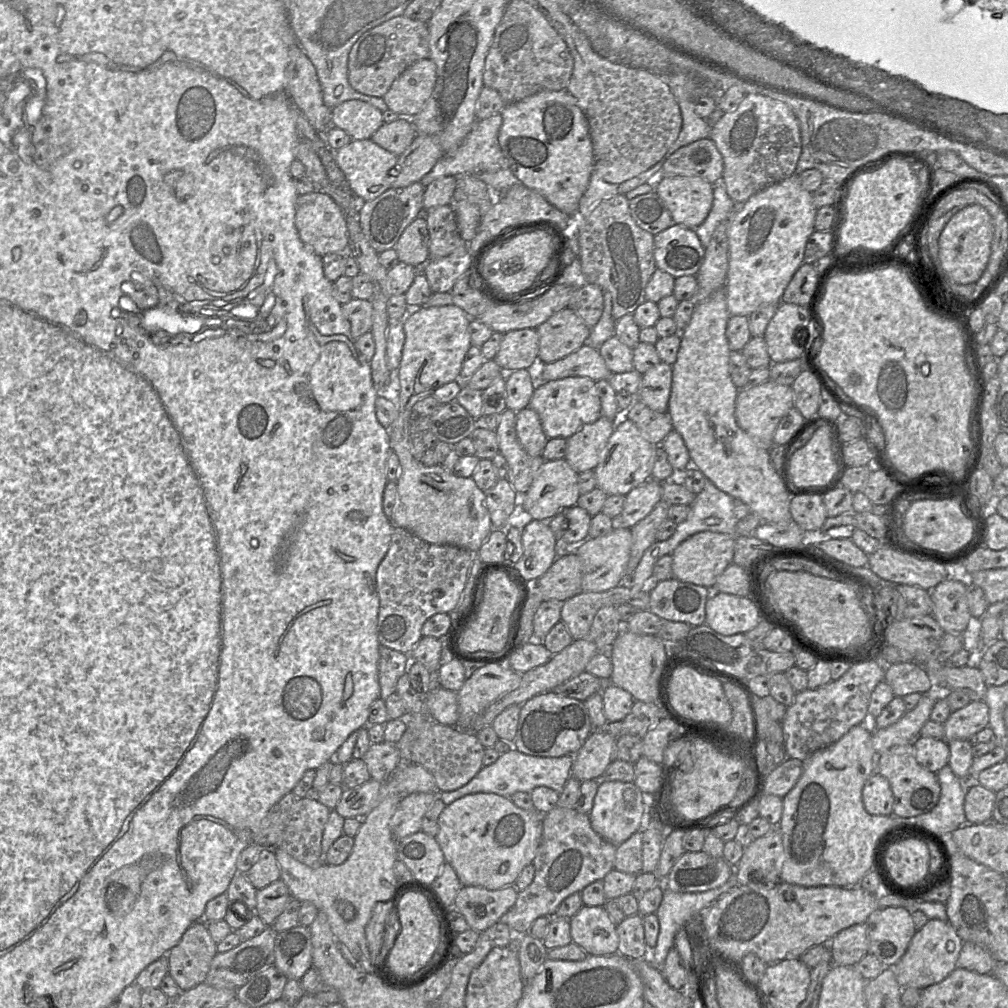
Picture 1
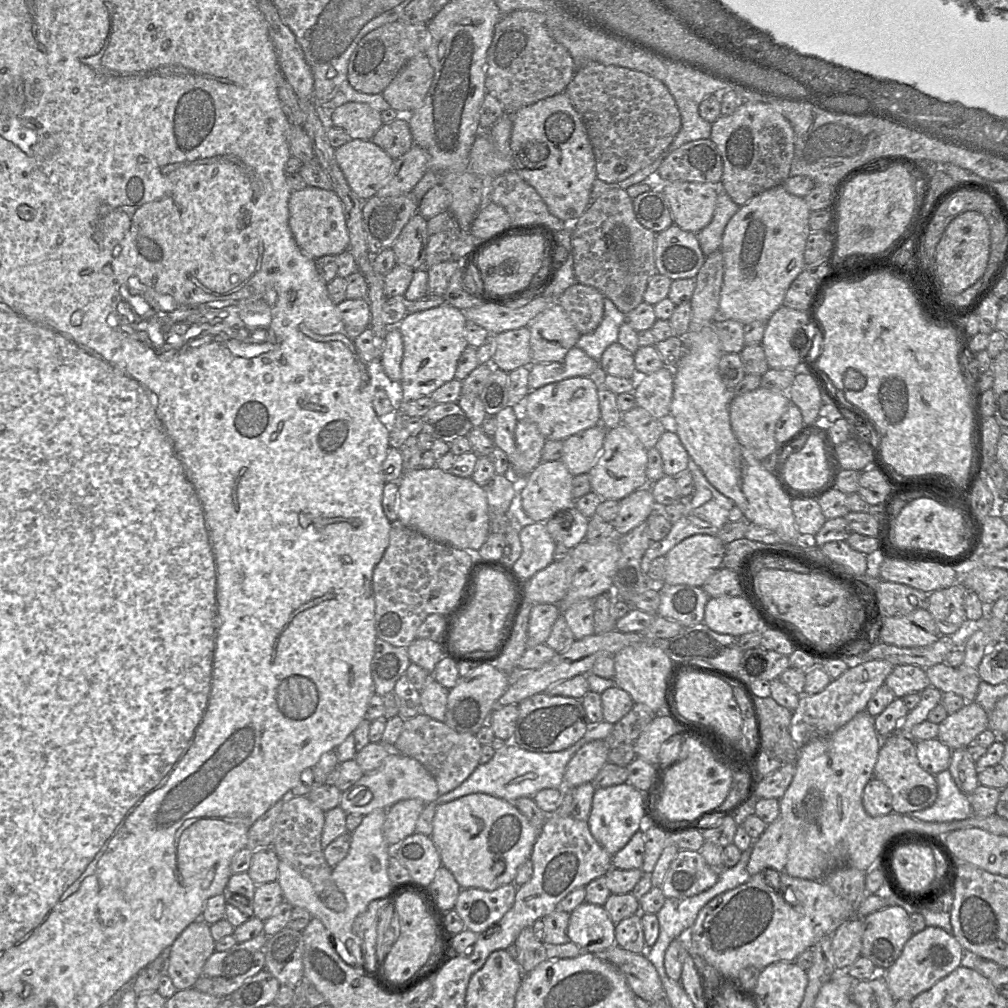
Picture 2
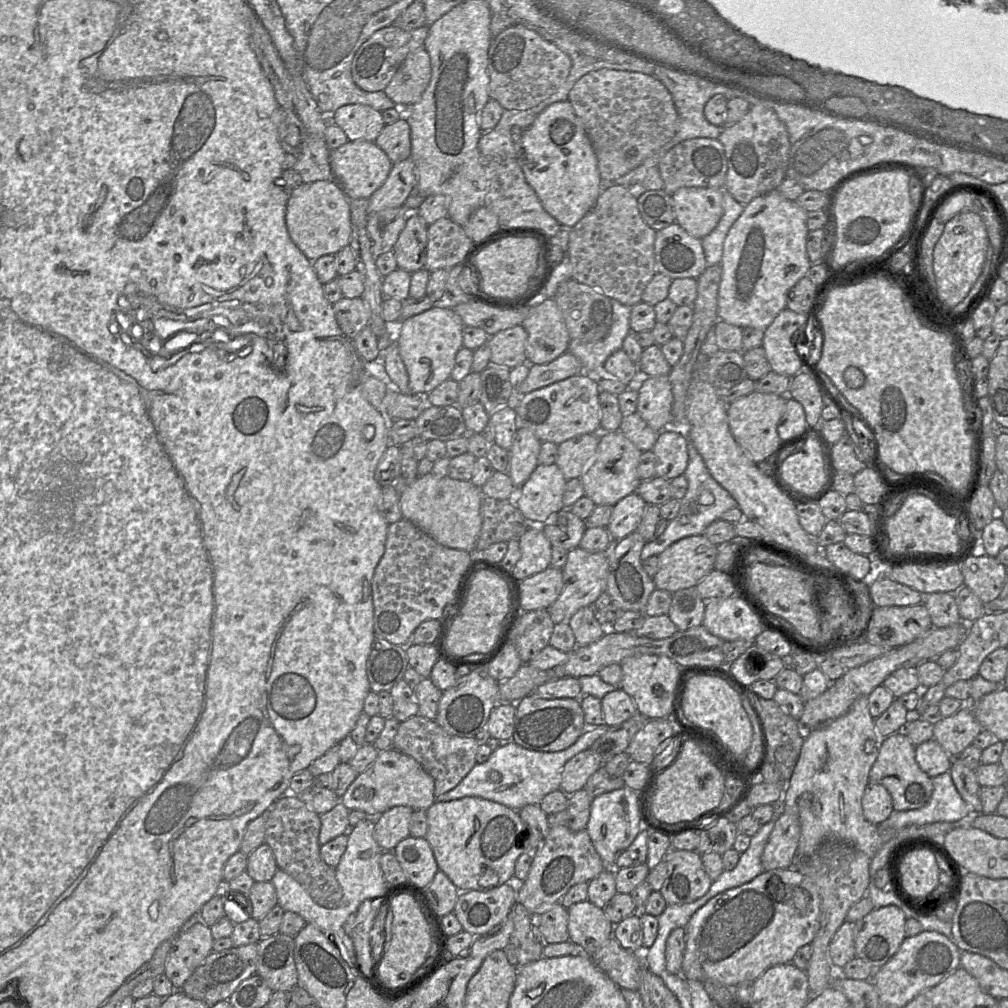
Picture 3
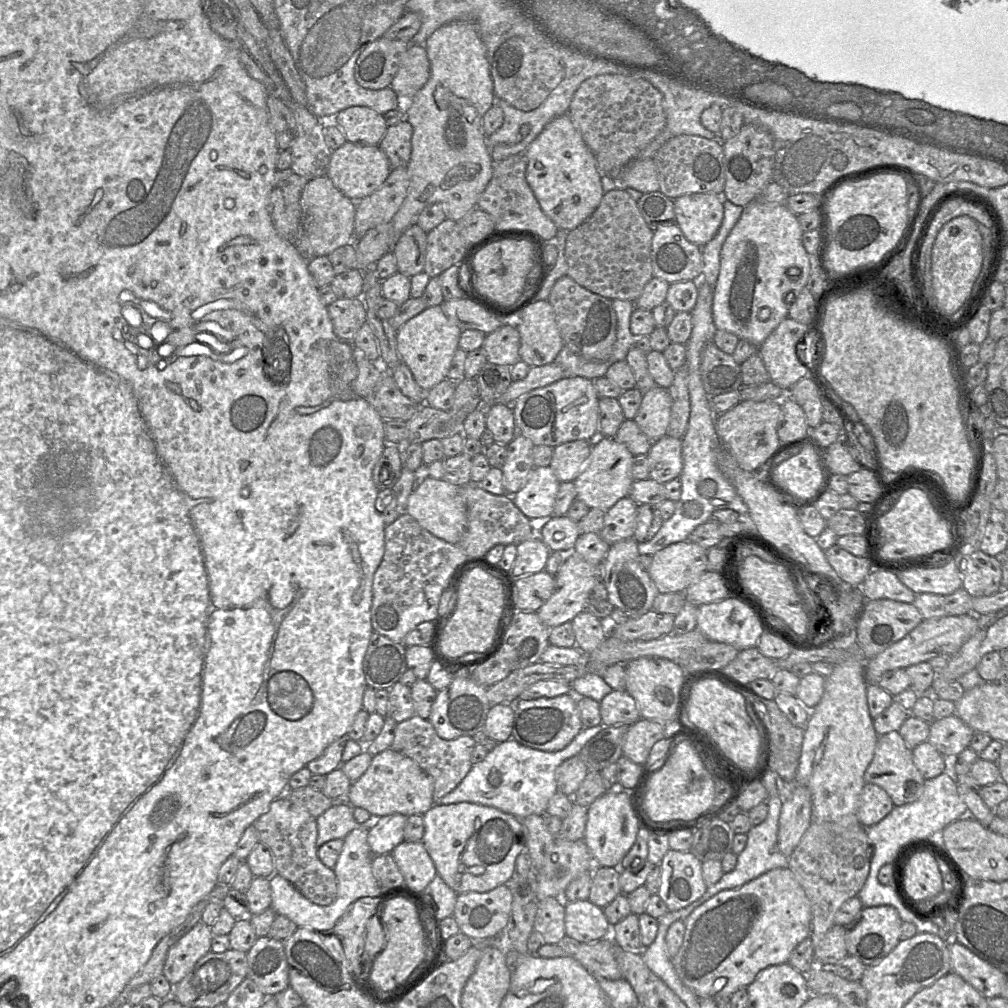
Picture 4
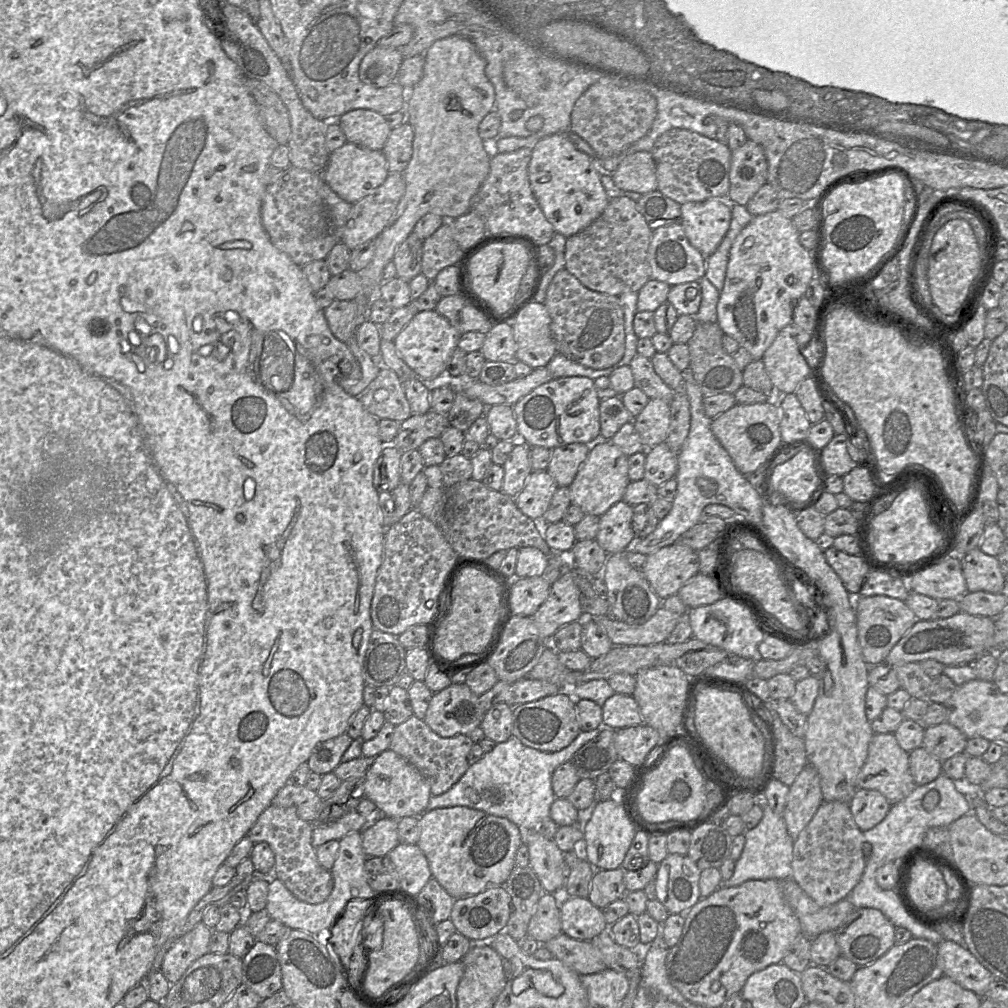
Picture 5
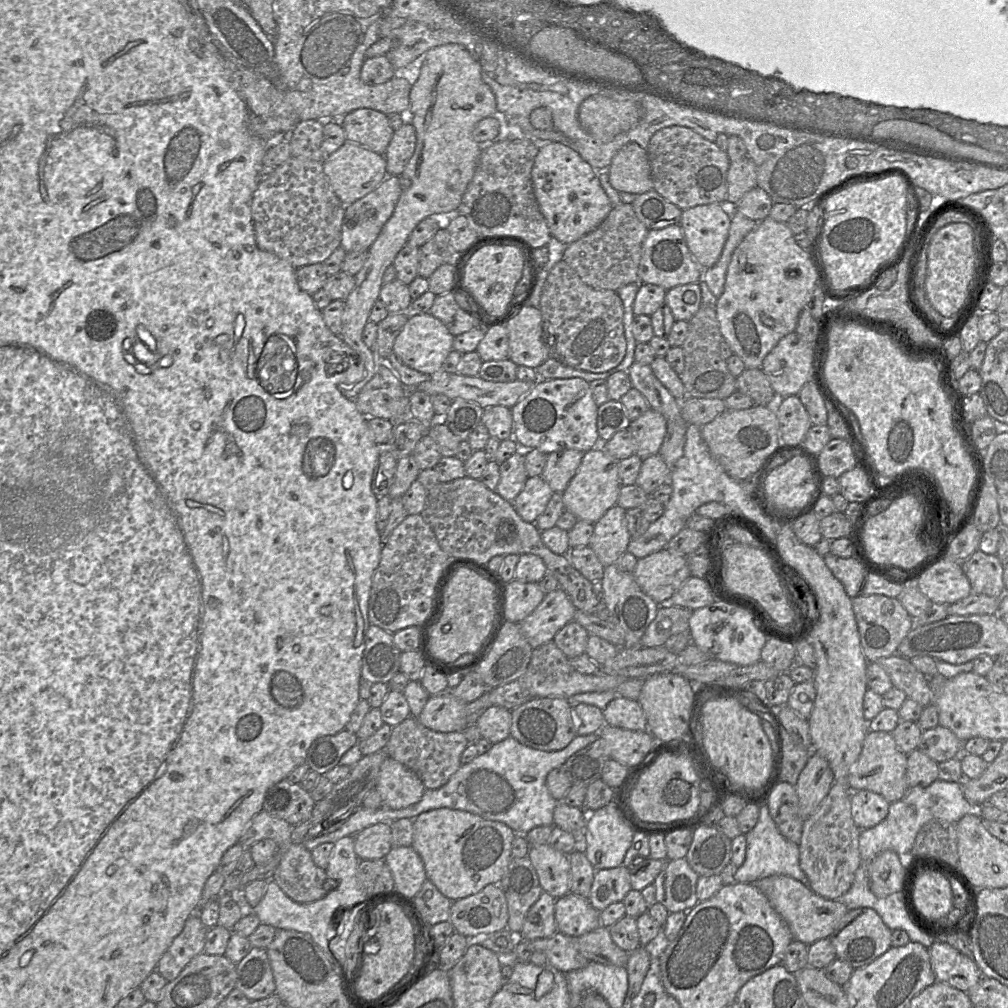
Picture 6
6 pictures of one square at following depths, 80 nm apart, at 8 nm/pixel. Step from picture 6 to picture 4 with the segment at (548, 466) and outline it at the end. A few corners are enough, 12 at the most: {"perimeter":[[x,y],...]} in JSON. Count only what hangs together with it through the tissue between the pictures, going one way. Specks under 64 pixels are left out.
{"perimeter":[[589,440],[554,447],[550,467],[574,481],[589,460]]}

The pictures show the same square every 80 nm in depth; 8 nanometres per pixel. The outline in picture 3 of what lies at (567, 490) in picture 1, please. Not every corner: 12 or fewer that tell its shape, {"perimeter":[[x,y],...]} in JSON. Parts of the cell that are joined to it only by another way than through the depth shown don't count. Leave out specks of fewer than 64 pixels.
{"perimeter":[[539,464],[516,489],[514,504],[543,526],[562,509],[567,479]]}

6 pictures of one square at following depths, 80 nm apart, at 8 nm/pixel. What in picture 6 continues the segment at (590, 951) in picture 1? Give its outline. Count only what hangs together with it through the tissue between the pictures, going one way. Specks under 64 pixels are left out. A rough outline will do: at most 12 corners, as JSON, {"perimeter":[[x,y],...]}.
{"perimeter":[[556,899],[557,932],[579,937],[602,925],[588,899]]}

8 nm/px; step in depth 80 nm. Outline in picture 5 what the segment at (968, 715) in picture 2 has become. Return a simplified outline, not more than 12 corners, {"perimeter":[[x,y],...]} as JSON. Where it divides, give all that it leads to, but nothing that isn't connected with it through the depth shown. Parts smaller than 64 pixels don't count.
{"perimeter":[[945,721],[925,727],[922,747],[945,761],[965,752],[968,738]]}

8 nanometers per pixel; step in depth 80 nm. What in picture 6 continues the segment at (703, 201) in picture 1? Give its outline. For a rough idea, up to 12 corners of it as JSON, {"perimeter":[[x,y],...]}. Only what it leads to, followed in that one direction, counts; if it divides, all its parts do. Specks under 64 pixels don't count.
{"perimeter":[[719,203],[682,212],[686,245],[703,269],[719,260],[731,217]]}

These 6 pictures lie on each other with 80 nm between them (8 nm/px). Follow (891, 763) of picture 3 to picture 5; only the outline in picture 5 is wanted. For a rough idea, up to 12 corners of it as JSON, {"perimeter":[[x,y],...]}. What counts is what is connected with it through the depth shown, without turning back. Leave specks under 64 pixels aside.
{"perimeter":[[874,733],[856,788],[893,805],[916,787],[895,735]]}

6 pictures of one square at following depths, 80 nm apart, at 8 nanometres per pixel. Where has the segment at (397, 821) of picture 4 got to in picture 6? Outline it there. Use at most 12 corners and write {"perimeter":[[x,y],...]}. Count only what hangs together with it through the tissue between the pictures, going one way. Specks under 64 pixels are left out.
{"perimeter":[[389,823],[354,835],[360,860],[384,859],[391,848]]}

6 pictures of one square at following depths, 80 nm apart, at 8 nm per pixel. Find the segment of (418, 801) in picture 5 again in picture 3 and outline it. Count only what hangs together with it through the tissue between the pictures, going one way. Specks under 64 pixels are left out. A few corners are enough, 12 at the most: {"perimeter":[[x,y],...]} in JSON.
{"perimeter":[[394,748],[340,800],[377,817],[395,806],[427,810],[434,779]]}

